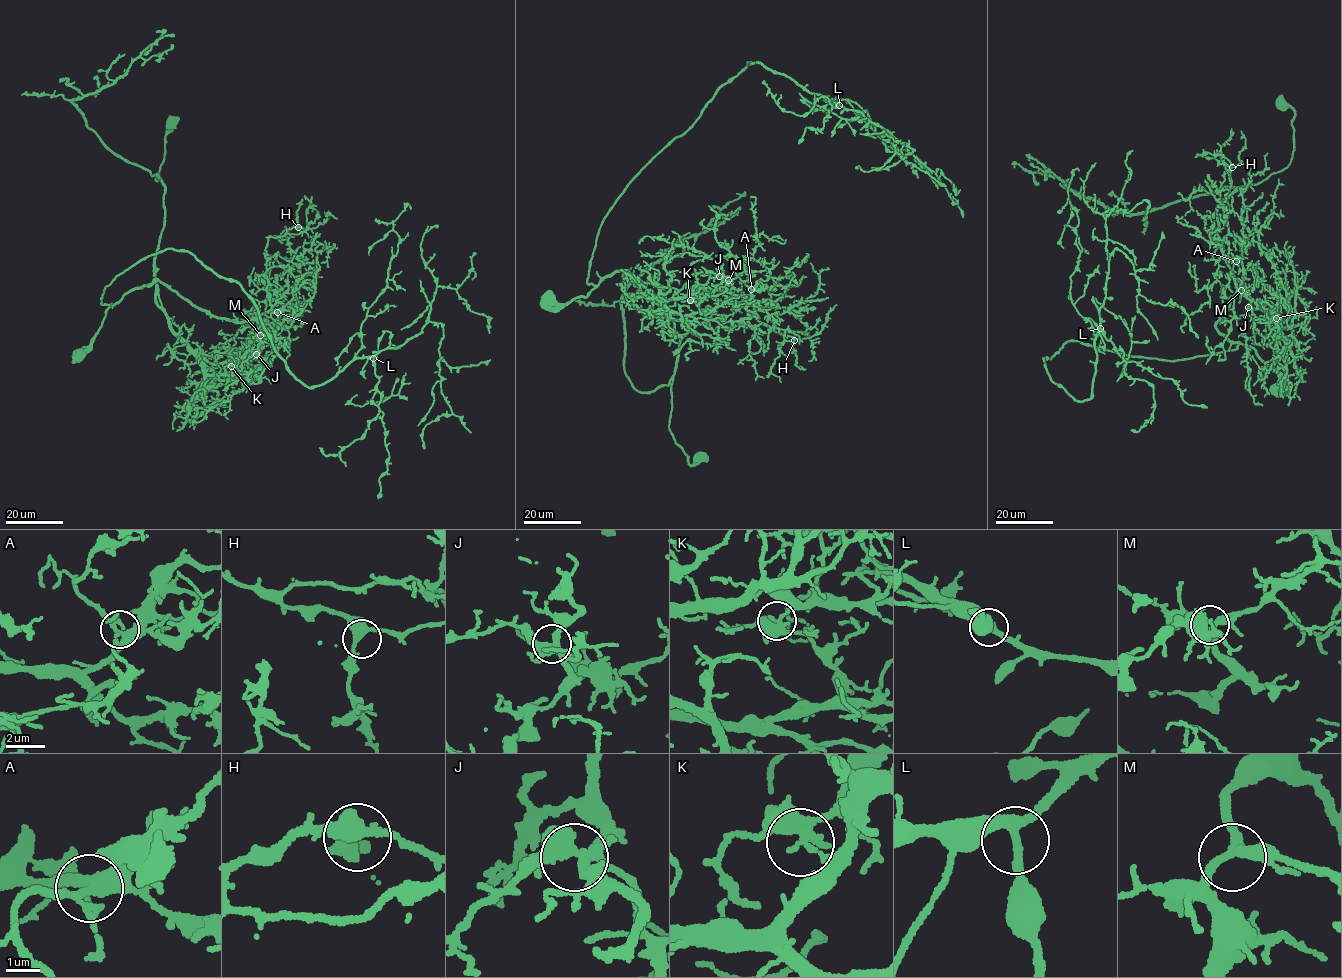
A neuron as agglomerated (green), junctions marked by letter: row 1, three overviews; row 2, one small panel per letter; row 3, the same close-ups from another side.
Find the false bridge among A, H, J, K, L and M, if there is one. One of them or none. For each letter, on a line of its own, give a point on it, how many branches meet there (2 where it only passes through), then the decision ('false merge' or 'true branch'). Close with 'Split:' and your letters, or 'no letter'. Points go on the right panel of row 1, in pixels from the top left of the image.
A: at (1236, 261); 5 branches meet; true branch
H: at (1232, 167); 4 branches meet; true branch
J: at (1248, 307); 6 branches meet; true branch
K: at (1276, 318); 4 branches meet; false merge
L: at (1100, 328); 3 branches meet; true branch
M: at (1241, 290); 4 branches meet; true branch
Split: K

